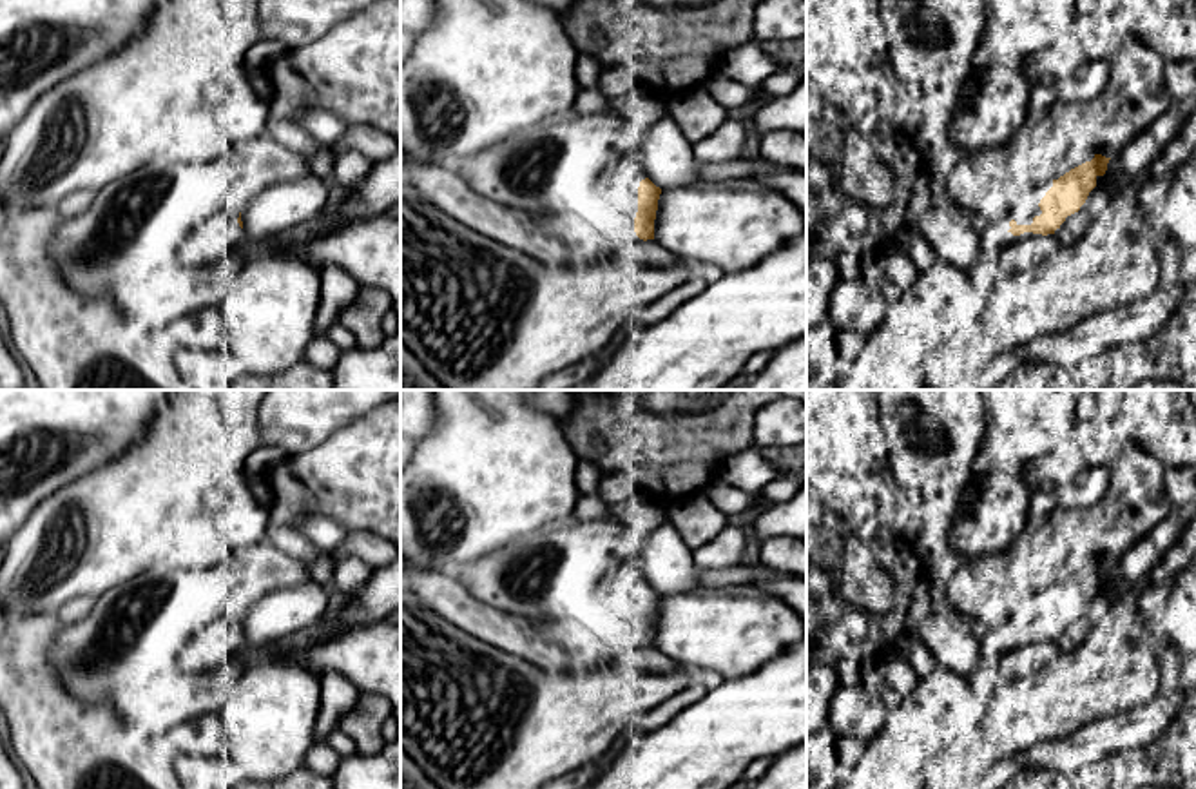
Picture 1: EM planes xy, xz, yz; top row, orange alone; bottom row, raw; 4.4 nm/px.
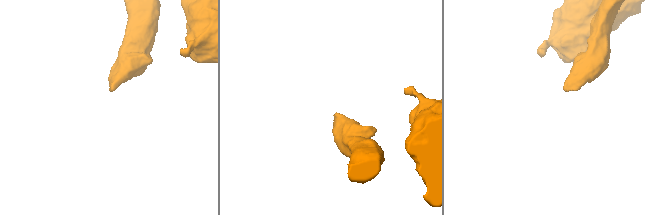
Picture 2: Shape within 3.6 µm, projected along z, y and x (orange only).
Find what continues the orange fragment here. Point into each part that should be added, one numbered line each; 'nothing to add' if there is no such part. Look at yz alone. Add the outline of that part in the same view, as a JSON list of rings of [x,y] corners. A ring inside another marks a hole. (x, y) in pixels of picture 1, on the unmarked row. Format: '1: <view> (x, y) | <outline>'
1: yz (992, 642) | [[[989,624],[979,637],[979,653],[973,664],[969,678],[982,682],[989,678],[998,658],[1008,651],[1015,642],[1004,635],[1004,629],[998,624]]]

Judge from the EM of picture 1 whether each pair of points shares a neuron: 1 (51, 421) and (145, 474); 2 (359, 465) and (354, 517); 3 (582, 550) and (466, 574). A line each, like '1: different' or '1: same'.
1: different
2: same
3: same

